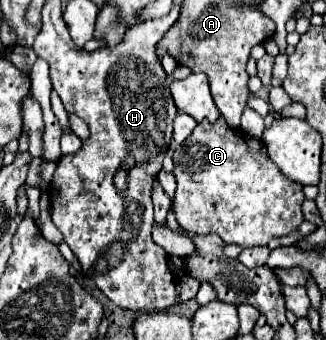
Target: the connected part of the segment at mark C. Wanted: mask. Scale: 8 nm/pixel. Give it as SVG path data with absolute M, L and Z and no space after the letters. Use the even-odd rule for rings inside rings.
M218 117L216 123L202 121L196 125L192 135L174 151L174 175L176 175L176 197L172 211L176 221L192 235L218 233L226 243L236 243L240 247L268 245L274 237L284 237L300 229L304 223L302 203L304 191L300 183L286 179L280 169L268 157L264 143L242 131L234 131L226 125L224 117Z

